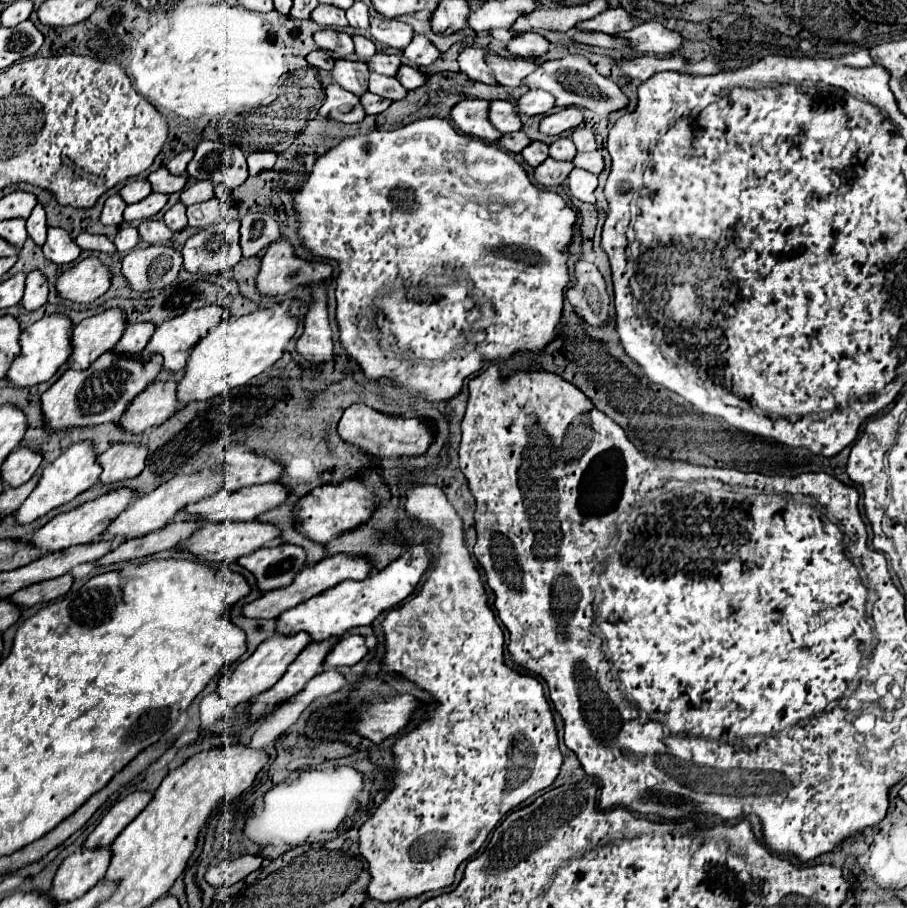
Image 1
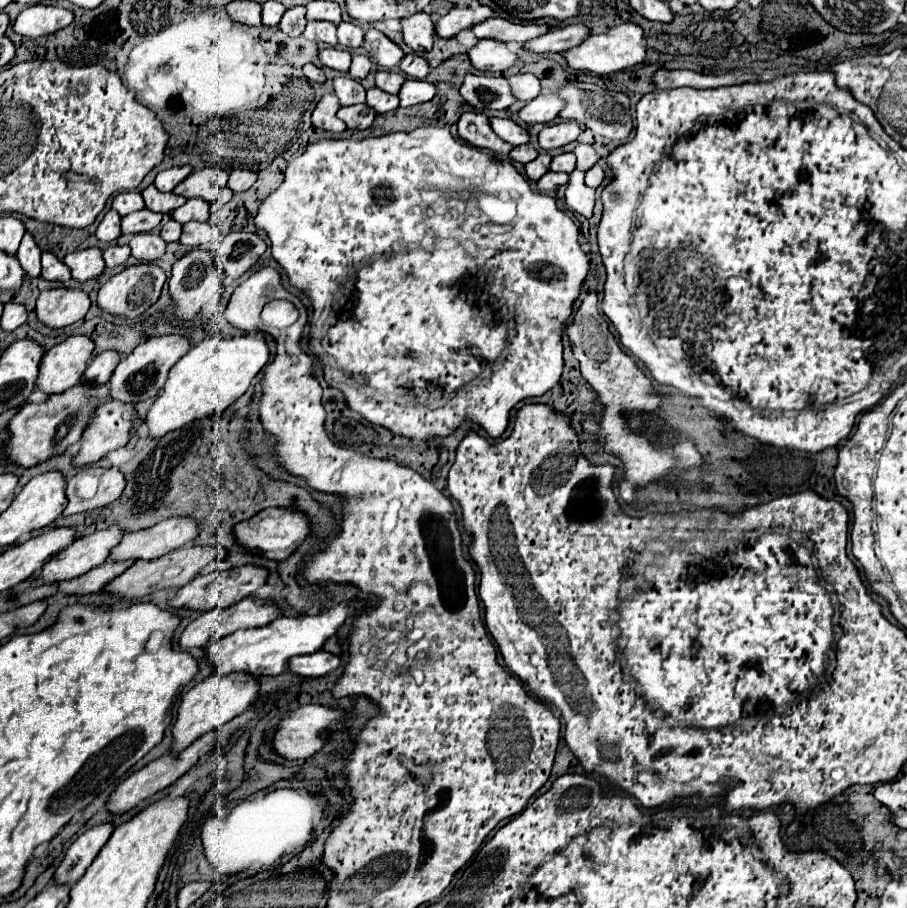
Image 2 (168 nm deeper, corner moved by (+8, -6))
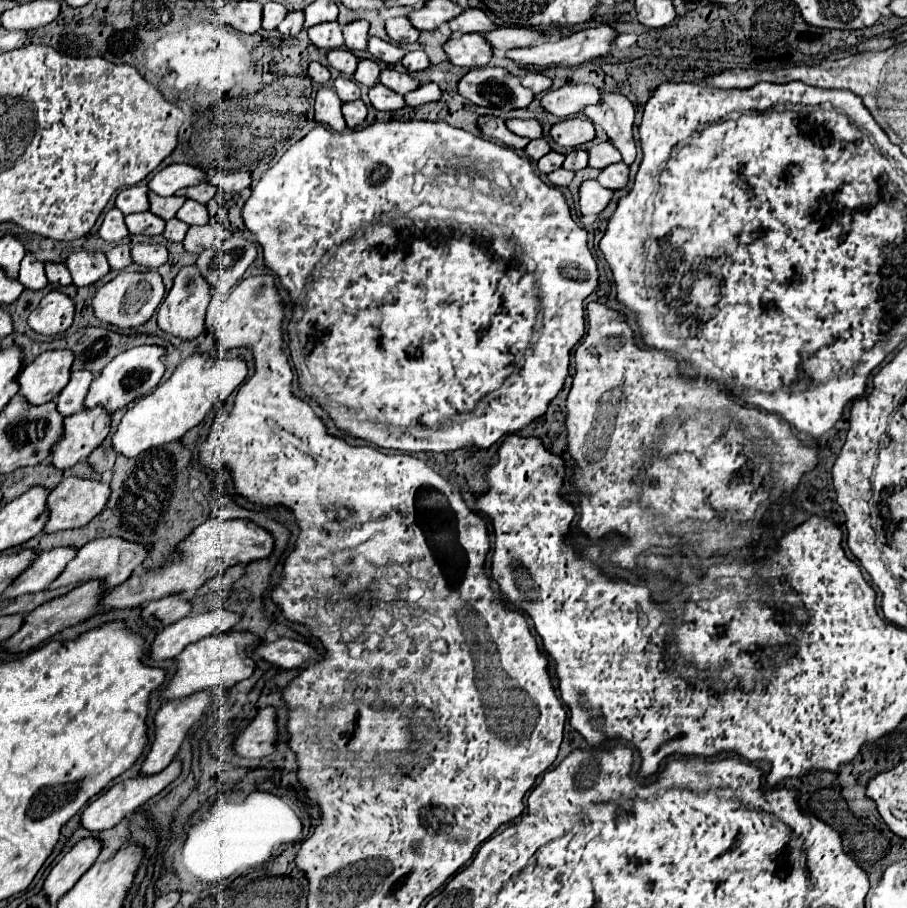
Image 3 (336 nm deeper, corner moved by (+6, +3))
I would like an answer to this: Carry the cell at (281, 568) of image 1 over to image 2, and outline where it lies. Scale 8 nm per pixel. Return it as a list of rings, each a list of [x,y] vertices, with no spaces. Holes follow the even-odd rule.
[[[242,565],[242,567],[234,567],[228,571],[212,571],[206,575],[198,575],[196,579],[192,579],[186,587],[182,587],[178,591],[178,595],[172,599],[172,605],[176,609],[180,607],[190,607],[190,609],[198,609],[198,611],[210,611],[216,607],[230,607],[236,601],[256,593],[262,585],[266,585],[270,571],[266,567],[258,567],[258,565]]]

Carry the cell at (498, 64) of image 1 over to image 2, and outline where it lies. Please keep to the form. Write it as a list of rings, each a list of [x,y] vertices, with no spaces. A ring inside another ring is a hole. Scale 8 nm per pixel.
[[[516,73],[508,81],[514,97],[520,101],[532,101],[540,93],[540,81],[532,73]]]

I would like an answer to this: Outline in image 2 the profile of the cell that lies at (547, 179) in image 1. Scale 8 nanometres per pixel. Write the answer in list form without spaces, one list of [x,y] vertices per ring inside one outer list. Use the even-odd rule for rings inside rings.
[[[550,171],[548,175],[544,175],[544,177],[540,177],[536,181],[536,187],[538,187],[538,191],[554,191],[560,185],[566,185],[566,183],[568,183],[568,173],[554,173],[554,171]]]

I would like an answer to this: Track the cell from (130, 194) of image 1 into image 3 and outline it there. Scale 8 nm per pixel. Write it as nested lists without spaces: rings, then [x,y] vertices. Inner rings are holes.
[[[130,186],[126,190],[122,190],[116,198],[116,206],[120,208],[120,212],[126,214],[134,214],[134,212],[146,212],[150,202],[148,202],[148,186]]]

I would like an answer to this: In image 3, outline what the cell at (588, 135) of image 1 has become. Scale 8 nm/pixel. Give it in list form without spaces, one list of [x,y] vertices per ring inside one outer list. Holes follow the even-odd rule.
[[[598,142],[598,144],[592,144],[588,148],[588,154],[590,154],[590,162],[588,166],[592,168],[606,168],[610,164],[616,164],[616,162],[622,162],[622,156],[620,152],[610,144],[610,142]]]

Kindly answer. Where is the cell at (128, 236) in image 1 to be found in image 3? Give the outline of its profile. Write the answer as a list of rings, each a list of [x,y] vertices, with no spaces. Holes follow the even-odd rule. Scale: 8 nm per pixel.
[[[126,244],[114,246],[106,256],[108,256],[108,262],[110,262],[110,268],[112,268],[112,270],[124,270],[126,266],[132,264],[130,246],[126,246]]]

